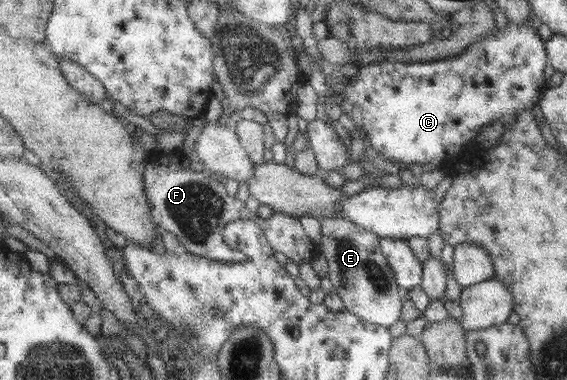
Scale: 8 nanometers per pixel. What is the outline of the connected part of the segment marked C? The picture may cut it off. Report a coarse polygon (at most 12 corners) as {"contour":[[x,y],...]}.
{"contour":[[536,23],[362,66],[331,100],[366,147],[438,166],[544,94]]}

